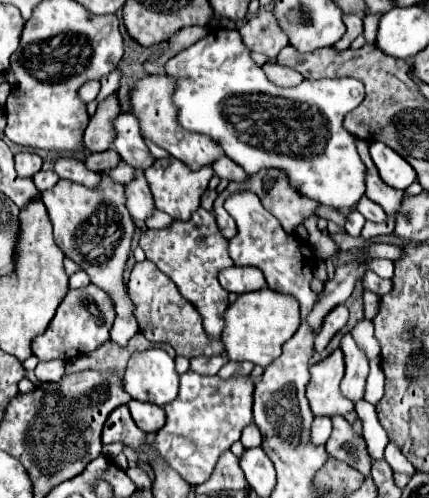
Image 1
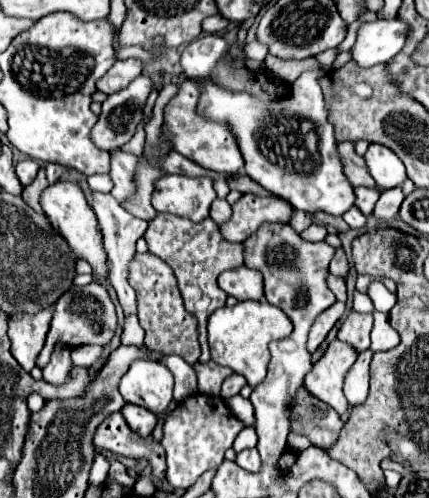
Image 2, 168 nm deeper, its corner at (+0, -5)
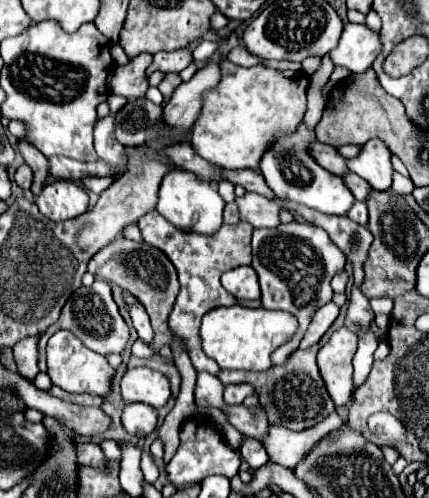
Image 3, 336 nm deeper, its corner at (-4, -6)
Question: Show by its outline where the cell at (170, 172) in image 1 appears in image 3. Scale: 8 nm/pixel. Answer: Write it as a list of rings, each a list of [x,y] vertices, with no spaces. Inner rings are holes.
[[[174,169],[174,171],[168,171],[168,175],[162,179],[156,209],[178,229],[194,231],[194,233],[202,233],[202,235],[212,235],[222,225],[224,201],[212,183],[198,179],[194,173]]]

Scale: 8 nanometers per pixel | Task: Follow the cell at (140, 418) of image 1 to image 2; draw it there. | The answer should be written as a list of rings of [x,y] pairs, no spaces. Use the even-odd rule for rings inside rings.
[[[126,404],[126,406],[122,408],[122,414],[124,414],[128,426],[130,426],[136,434],[140,434],[140,436],[144,436],[144,438],[150,436],[152,430],[154,430],[156,424],[158,424],[158,416],[152,414],[150,410],[142,408],[142,406]]]

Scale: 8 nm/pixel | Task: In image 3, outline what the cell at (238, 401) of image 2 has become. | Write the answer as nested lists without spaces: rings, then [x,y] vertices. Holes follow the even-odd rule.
[[[334,411],[322,423],[318,423],[314,429],[306,429],[302,433],[292,433],[284,427],[270,425],[270,433],[264,439],[264,447],[270,455],[270,461],[292,469],[294,463],[302,461],[304,453],[310,451],[320,437],[328,435],[330,431],[340,427],[342,423],[344,423],[344,419],[340,417],[338,411]]]

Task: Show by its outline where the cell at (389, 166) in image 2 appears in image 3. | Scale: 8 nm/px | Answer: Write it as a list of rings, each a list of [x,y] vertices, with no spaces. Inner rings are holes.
[[[378,139],[366,141],[356,157],[346,159],[346,165],[350,167],[352,173],[366,179],[372,189],[386,191],[392,185],[394,169],[390,163],[390,149]]]

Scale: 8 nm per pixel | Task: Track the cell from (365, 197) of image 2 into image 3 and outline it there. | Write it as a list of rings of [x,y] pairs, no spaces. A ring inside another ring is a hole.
[[[348,171],[348,175],[342,177],[342,181],[344,181],[346,187],[352,191],[352,195],[356,197],[356,201],[366,201],[366,197],[368,197],[370,191],[372,191],[372,187],[370,187],[362,177],[358,177],[358,175],[350,173],[350,171]]]

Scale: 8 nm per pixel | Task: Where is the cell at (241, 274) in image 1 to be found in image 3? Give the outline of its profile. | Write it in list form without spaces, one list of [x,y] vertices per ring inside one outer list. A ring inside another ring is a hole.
[[[236,267],[222,275],[222,287],[232,293],[238,301],[252,301],[260,299],[260,287],[258,287],[258,275],[254,275],[252,267]]]

